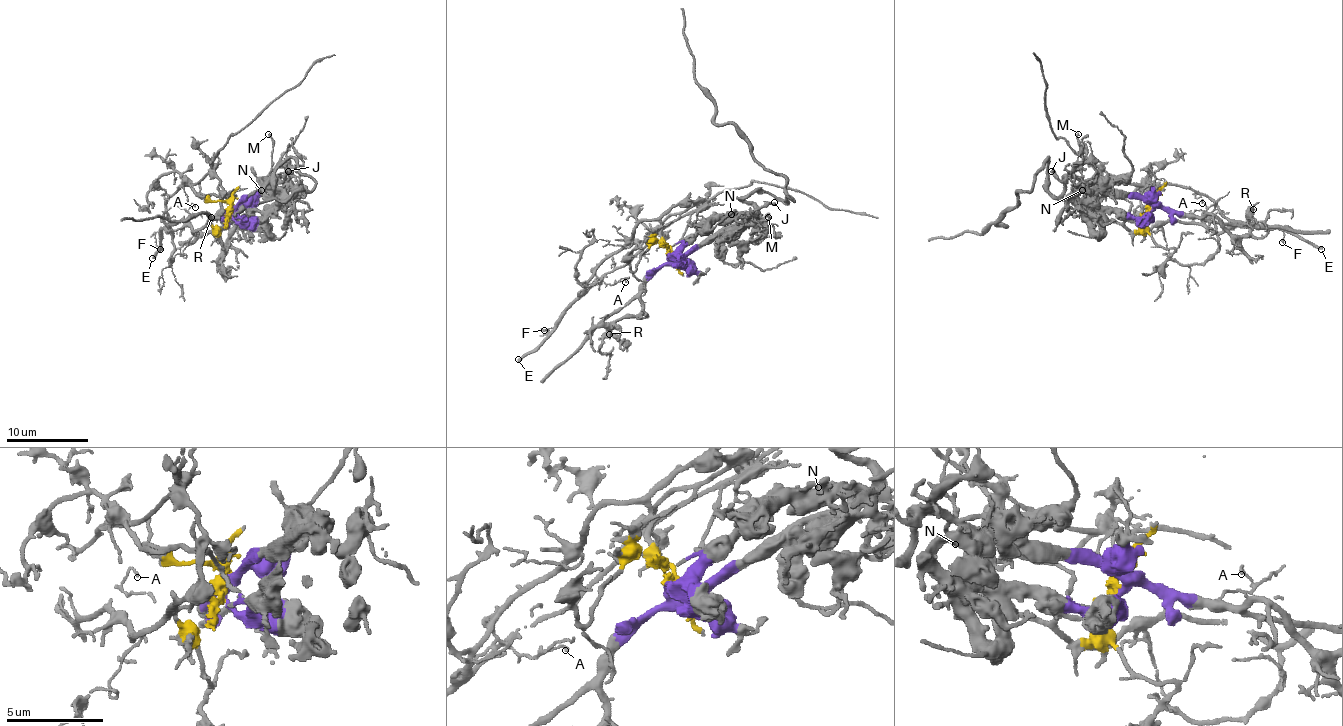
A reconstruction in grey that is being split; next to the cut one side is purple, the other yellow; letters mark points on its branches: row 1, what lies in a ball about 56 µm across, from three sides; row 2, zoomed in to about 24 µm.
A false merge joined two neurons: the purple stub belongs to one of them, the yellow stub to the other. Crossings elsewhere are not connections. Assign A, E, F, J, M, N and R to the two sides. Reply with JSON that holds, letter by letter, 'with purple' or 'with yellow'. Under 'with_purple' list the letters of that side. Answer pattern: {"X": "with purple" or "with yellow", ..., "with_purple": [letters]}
{"A": "with yellow", "E": "with yellow", "F": "with yellow", "J": "with purple", "M": "with purple", "N": "with purple", "R": "with purple", "with_purple": ["J", "M", "N", "R"]}

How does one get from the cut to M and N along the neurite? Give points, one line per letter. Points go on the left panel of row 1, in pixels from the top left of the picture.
M: (230, 212), (244, 199), (267, 192), (273, 140), (267, 134)
N: (230, 212), (244, 199), (265, 192), (270, 181), (261, 191)

